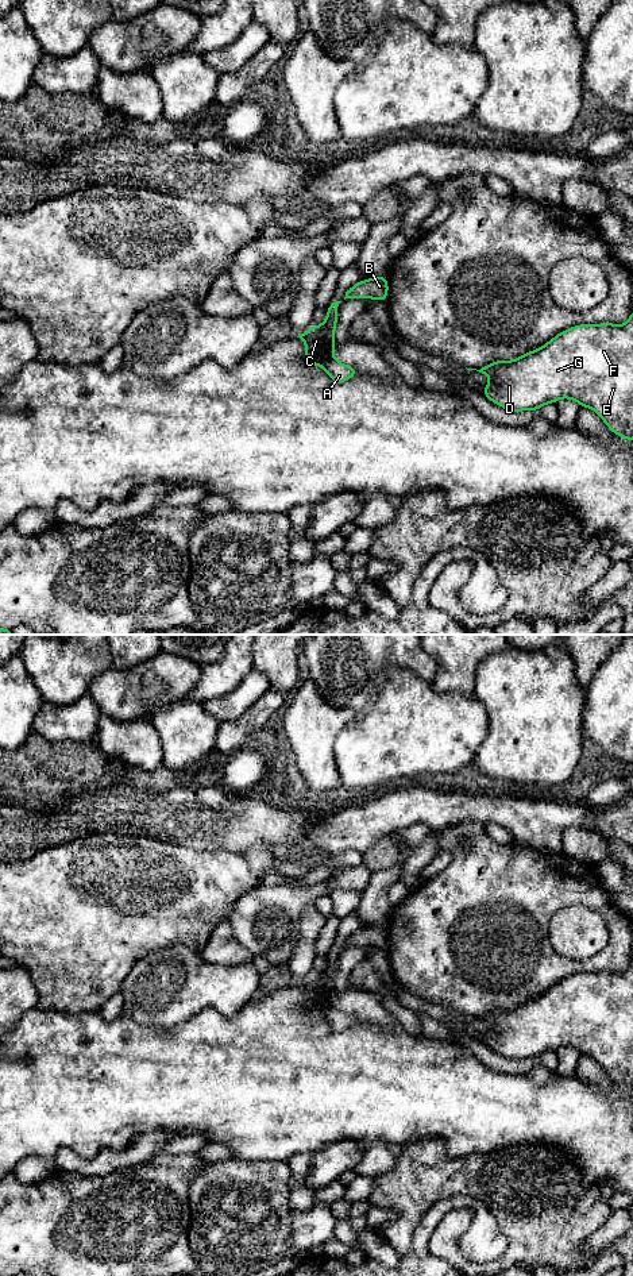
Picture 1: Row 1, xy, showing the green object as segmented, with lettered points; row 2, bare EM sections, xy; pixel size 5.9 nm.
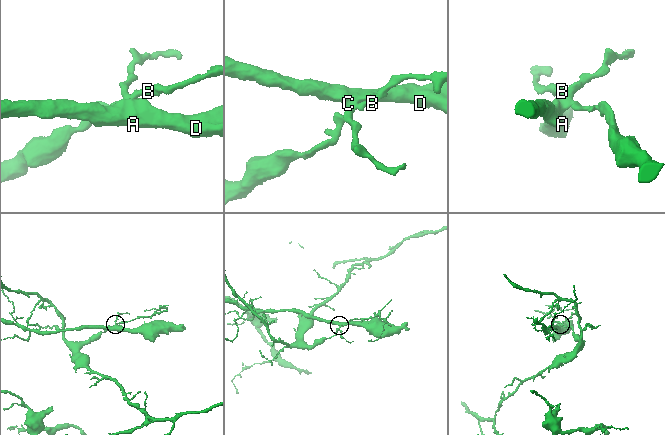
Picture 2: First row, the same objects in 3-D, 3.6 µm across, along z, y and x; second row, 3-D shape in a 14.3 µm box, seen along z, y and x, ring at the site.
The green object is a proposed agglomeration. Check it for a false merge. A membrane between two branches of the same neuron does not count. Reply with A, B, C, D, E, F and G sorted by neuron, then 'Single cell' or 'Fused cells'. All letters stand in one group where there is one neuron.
Groups: A C D E F G / B. Fused cells

